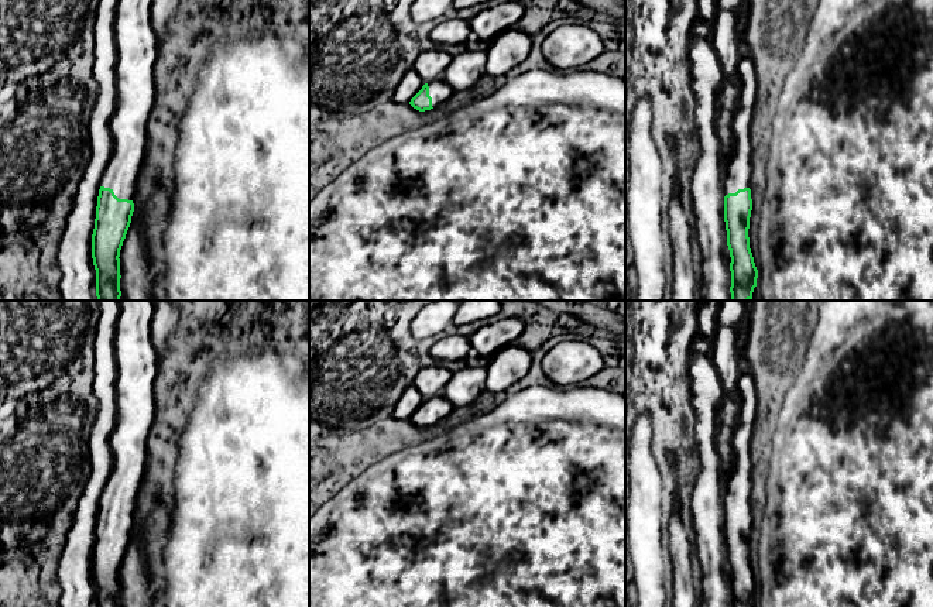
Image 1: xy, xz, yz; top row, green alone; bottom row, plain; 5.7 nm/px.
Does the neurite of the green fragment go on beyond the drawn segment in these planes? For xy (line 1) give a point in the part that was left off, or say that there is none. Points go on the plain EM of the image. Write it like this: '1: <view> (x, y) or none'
1: xy (136, 359)

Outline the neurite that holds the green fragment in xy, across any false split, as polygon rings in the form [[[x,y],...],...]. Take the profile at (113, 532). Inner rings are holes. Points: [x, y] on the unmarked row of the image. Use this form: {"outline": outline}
{"outline": [[[119,301],[114,332],[116,359],[116,426],[110,435],[113,457],[112,474],[102,493],[95,545],[92,551],[92,575],[96,586],[96,607],[120,607],[120,566],[134,528],[137,494],[145,471],[147,436],[157,419],[154,381],[157,378],[157,351],[151,339],[152,301]]]}

